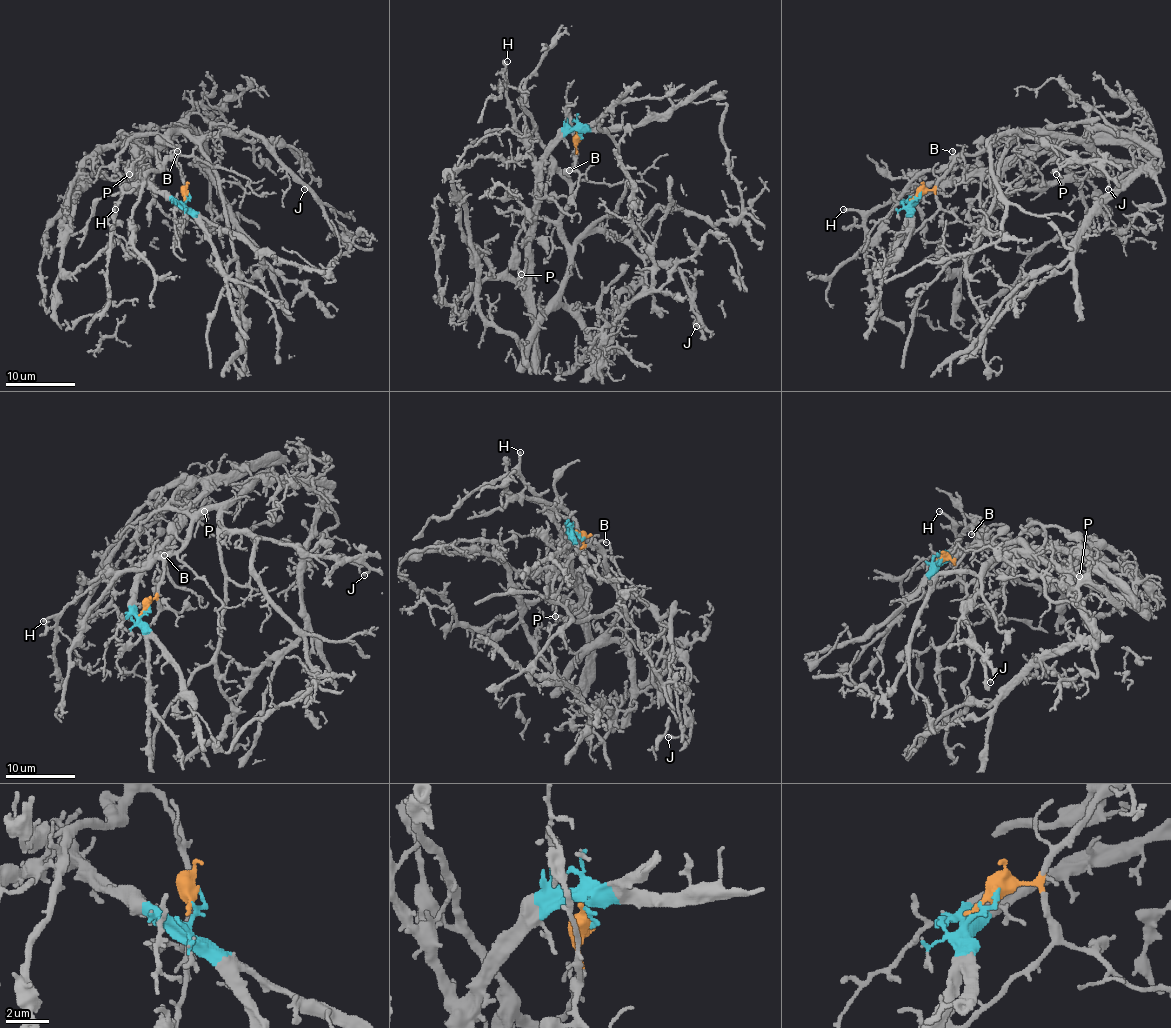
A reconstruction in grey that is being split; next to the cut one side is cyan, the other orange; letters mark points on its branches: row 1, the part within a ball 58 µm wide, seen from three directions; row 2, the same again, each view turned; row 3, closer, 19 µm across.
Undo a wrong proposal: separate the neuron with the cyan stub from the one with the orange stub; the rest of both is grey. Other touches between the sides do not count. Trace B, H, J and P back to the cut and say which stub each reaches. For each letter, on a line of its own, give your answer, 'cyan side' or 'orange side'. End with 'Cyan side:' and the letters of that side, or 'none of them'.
B: orange side
H: cyan side
J: orange side
P: cyan side
Cyan side: H, P

